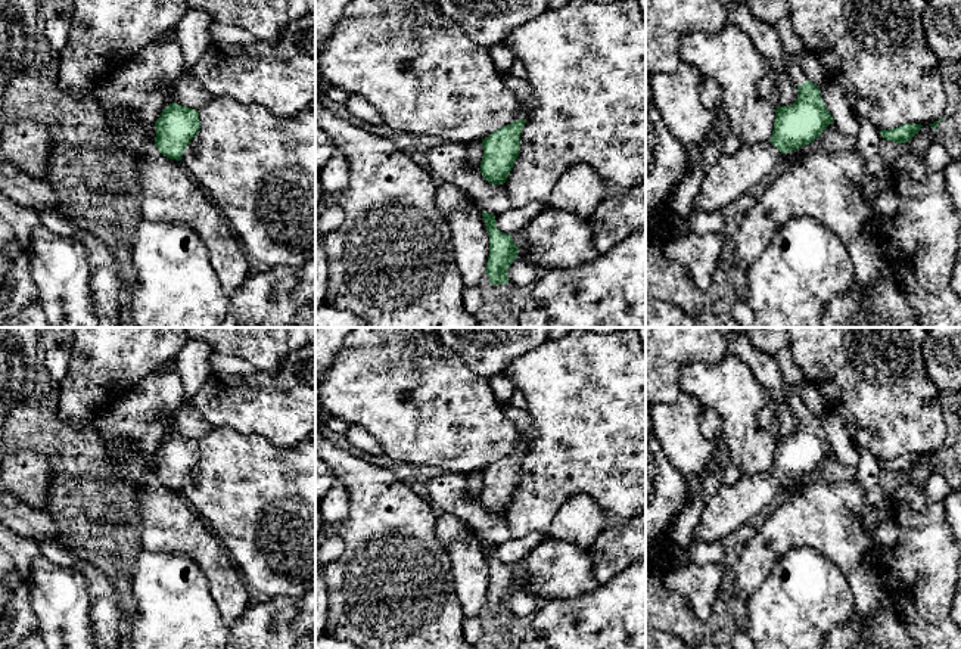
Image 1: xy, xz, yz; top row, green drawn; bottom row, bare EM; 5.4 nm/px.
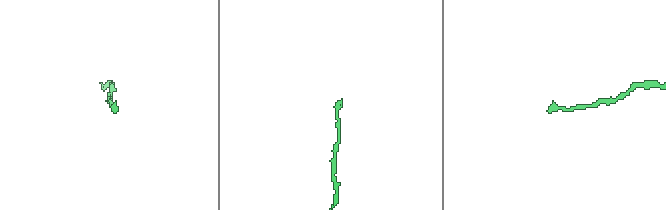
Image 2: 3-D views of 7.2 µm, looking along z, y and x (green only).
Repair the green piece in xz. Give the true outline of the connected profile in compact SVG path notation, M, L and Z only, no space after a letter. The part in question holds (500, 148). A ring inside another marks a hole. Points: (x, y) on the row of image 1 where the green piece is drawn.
M519 102L514 121L498 128L482 139L483 156L480 174L491 184L506 183L520 149L520 133L525 127L528 112Z

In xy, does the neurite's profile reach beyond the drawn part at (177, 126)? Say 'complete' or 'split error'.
complete

